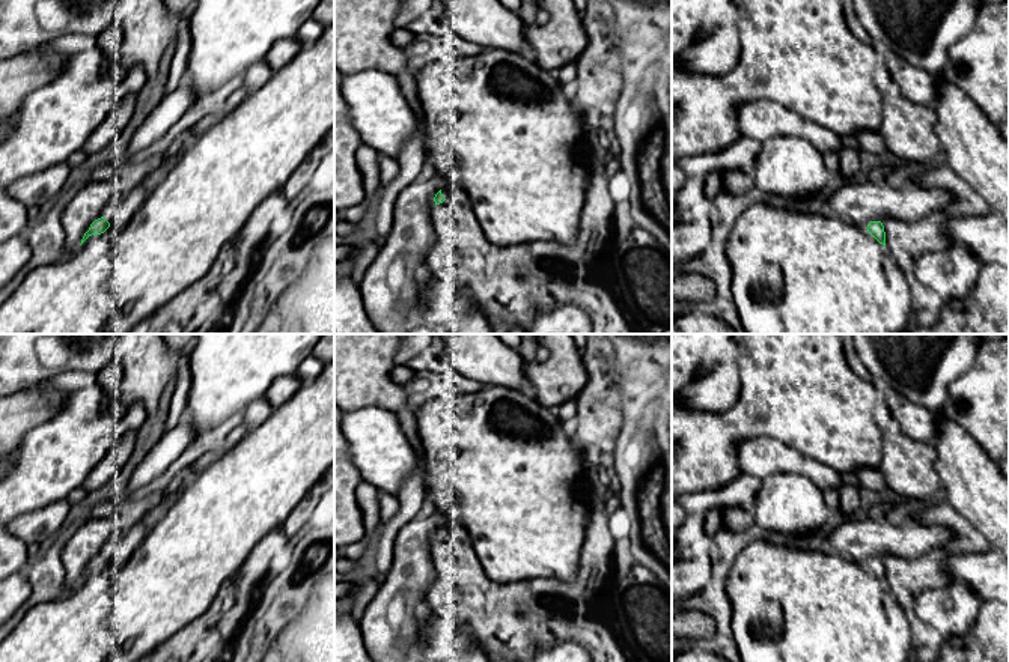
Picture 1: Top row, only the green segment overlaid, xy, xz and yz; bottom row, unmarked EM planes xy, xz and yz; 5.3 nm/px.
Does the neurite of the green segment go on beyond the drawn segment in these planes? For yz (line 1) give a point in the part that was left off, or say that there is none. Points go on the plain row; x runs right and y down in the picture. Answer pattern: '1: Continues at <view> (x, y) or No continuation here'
1: No continuation here

